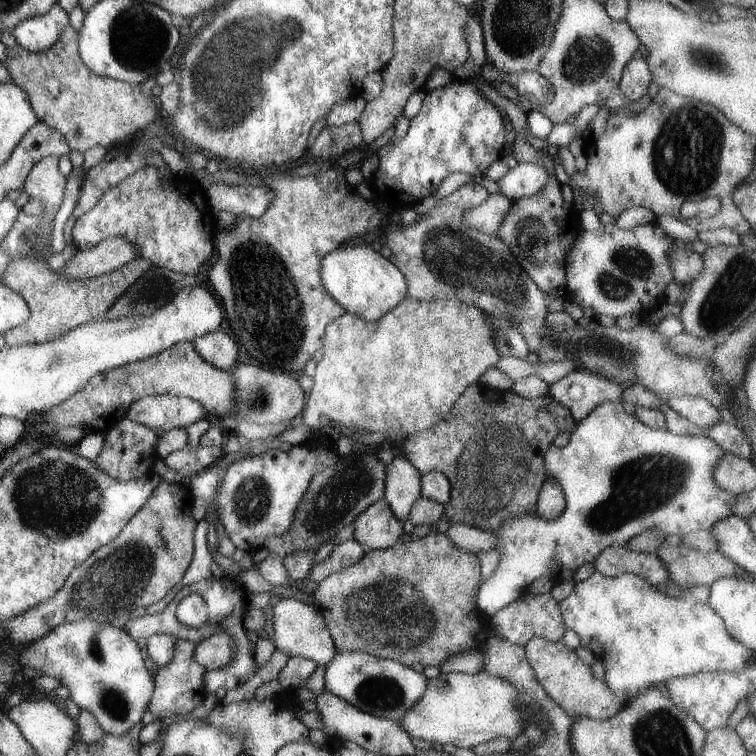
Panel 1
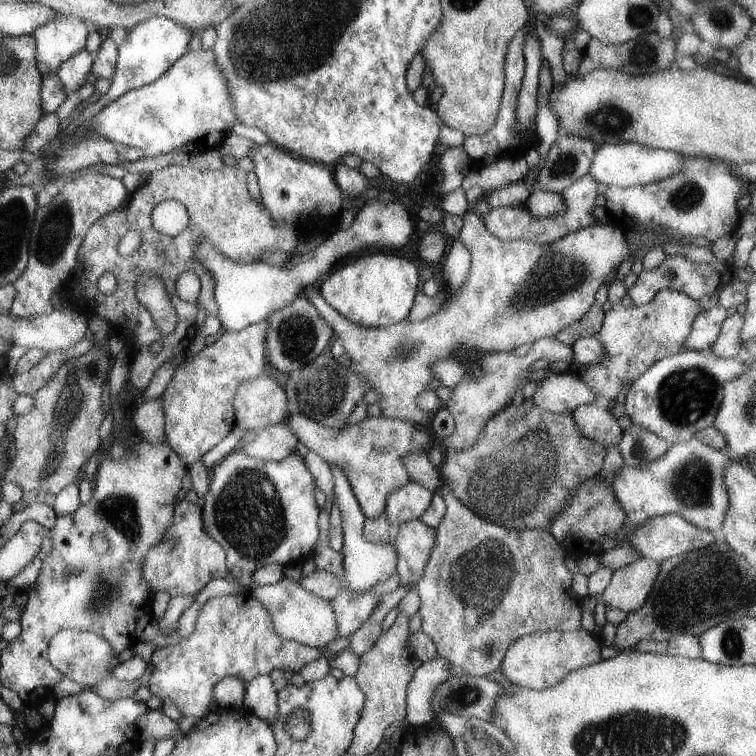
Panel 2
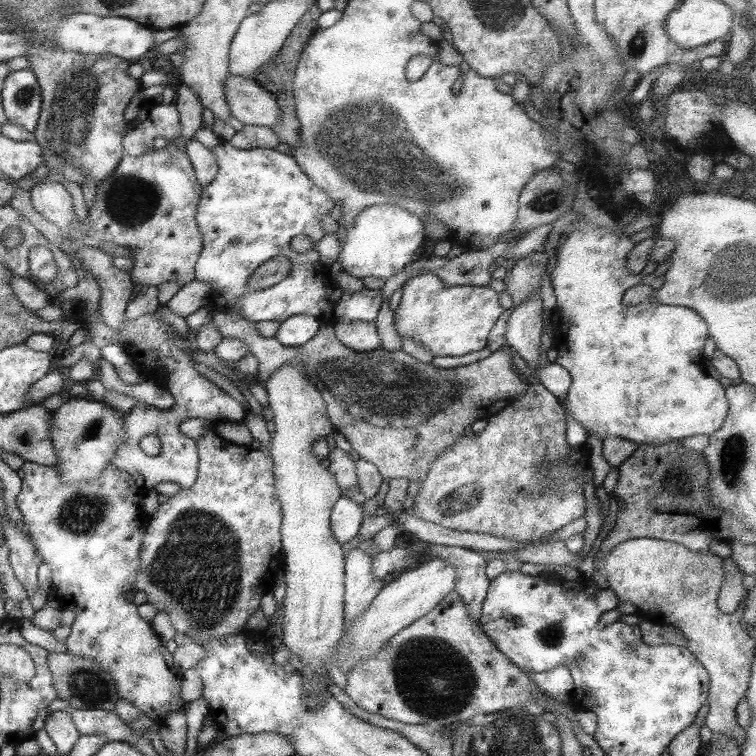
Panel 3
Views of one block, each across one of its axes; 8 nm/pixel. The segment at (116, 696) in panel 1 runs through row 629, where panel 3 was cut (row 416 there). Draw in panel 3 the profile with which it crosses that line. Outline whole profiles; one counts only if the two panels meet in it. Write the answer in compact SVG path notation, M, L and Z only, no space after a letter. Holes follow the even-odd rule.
M72 398L54 409L50 437L58 455L56 466L61 470L63 484L75 486L78 482L91 482L101 476L112 462L114 451L124 441L124 415L104 401Z

